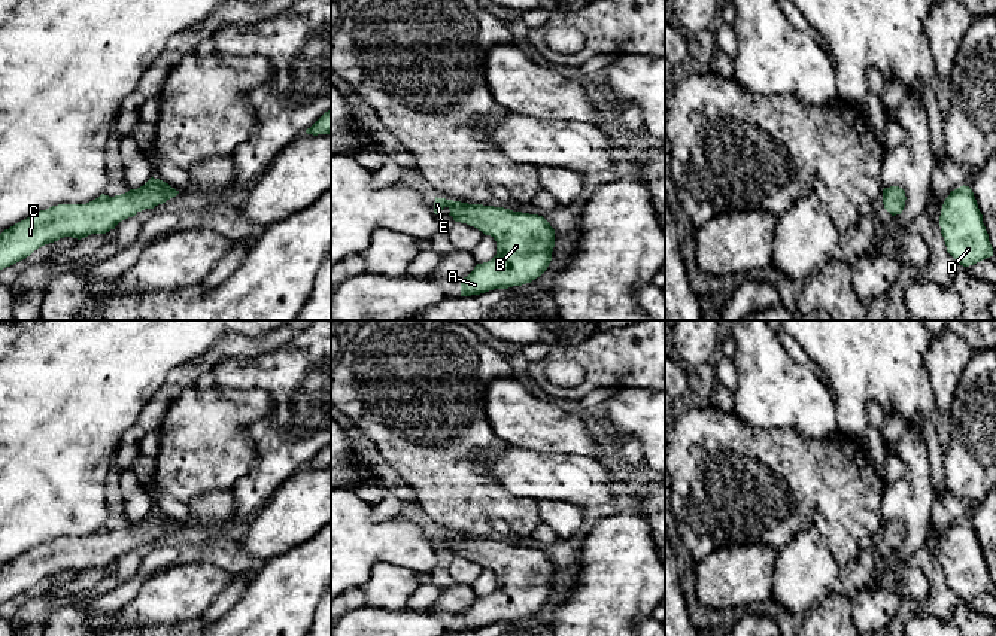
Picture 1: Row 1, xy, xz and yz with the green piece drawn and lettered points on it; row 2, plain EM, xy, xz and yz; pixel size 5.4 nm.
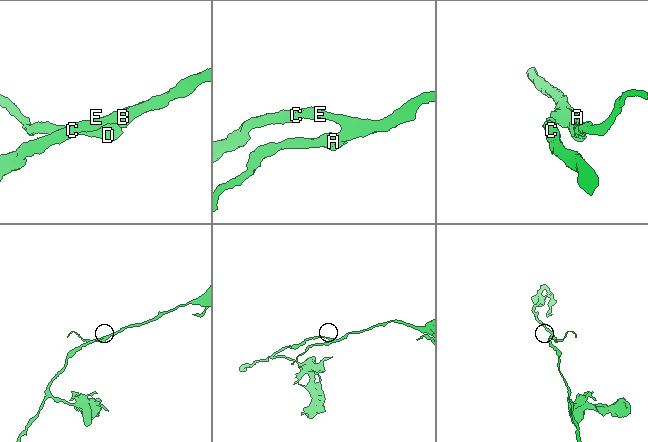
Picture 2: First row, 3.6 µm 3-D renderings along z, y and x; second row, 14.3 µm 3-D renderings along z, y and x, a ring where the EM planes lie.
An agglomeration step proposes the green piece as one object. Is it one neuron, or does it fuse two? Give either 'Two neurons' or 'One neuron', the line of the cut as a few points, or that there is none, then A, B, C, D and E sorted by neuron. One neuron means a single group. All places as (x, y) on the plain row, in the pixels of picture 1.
One neuron. No split. Groups: A B C D E

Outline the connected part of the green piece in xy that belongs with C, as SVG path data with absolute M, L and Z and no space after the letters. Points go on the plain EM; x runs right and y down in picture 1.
M151 511L143 520L109 530L101 527L86 538L58 538L36 545L0 567L0 603L10 600L39 581L64 570L85 572L106 567L145 542L176 530L179 524Z

